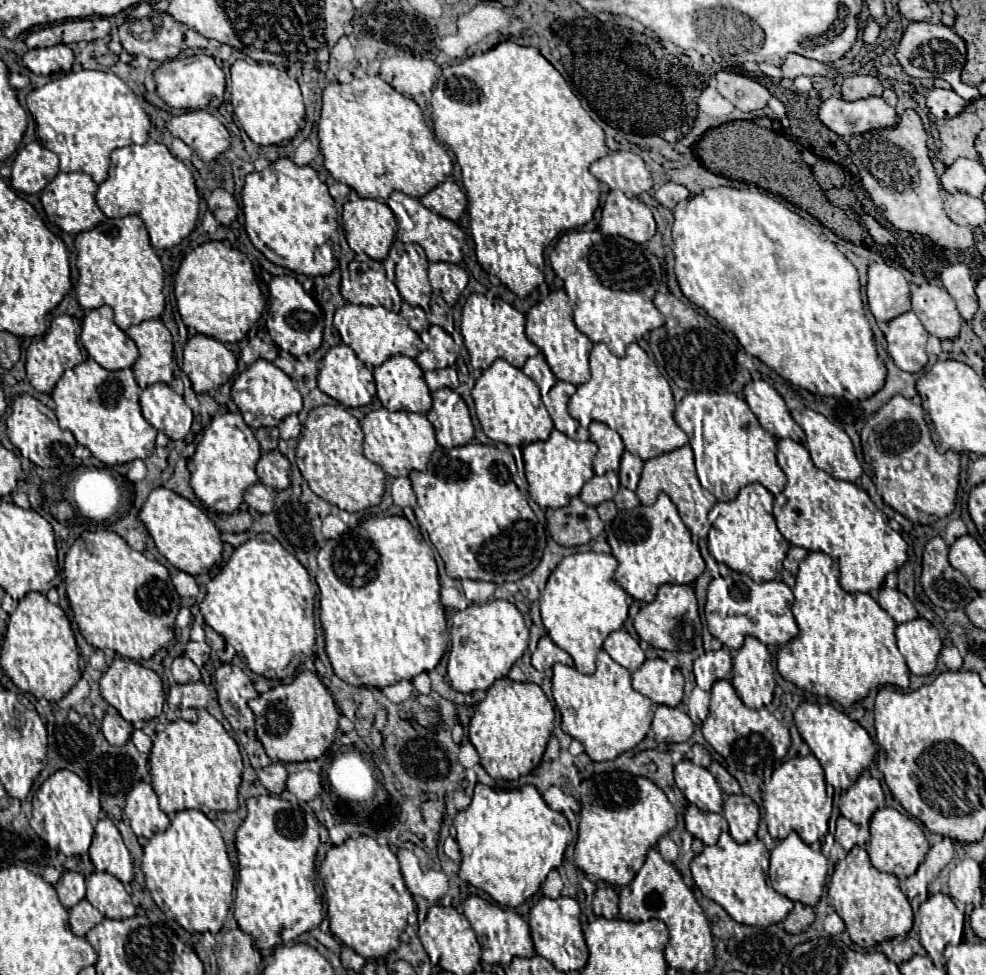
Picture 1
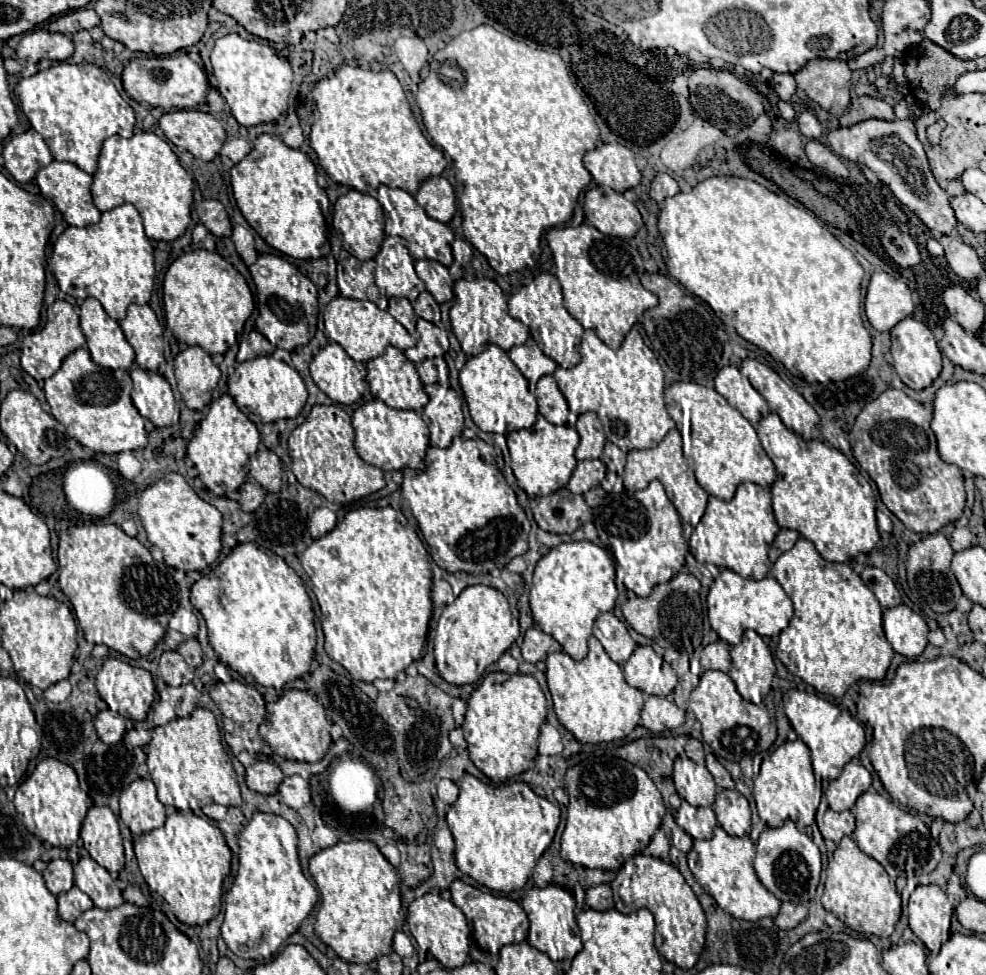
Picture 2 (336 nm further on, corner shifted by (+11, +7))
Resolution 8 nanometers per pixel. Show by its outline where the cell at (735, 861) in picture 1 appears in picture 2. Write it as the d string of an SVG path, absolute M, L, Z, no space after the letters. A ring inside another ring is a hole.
M715 827L713 837L709 841L695 841L687 859L689 869L693 871L699 885L717 901L717 905L725 913L733 915L735 919L759 921L763 917L775 917L779 913L781 901L773 897L773 893L769 893L755 875L755 845L749 837L731 837L721 827Z

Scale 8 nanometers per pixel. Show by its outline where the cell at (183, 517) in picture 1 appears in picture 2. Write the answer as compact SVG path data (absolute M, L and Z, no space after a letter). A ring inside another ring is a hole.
M167 473L139 497L139 519L151 545L157 545L167 565L181 571L203 571L221 553L221 513L203 501L179 473Z

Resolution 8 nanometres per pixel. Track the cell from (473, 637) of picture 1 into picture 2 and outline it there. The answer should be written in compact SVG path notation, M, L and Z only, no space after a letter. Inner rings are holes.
M487 585L465 587L451 604L443 605L435 633L435 665L451 685L475 683L519 637L519 621L511 615L509 601L501 591Z

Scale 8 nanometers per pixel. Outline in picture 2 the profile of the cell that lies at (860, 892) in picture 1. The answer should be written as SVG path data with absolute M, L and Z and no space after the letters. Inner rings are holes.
M843 837L827 863L823 907L857 933L889 937L901 917L901 897L881 865L865 855L851 837Z

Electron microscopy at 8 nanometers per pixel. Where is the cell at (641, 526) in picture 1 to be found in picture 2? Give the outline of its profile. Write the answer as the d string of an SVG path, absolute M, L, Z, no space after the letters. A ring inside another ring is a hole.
M651 481L643 491L623 491L609 493L595 509L593 523L597 527L599 539L605 543L615 559L617 575L623 585L639 597L647 597L651 589L659 583L667 583L677 575L685 563L685 553L689 551L683 539L681 519L669 501L661 481Z

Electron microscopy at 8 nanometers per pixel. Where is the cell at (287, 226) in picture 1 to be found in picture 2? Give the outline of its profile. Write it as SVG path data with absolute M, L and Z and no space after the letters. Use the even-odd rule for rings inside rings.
M259 135L253 151L233 165L231 187L247 223L279 253L295 259L319 259L329 255L327 227L322 208L330 208L325 189L317 185L315 165L305 153L287 147L281 139Z

